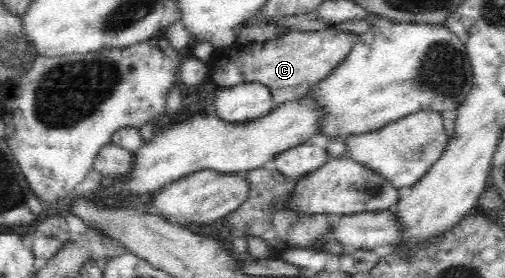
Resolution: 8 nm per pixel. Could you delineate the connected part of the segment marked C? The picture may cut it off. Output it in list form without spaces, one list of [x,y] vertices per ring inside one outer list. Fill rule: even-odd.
[[[329,25],[323,30],[293,30],[287,36],[264,43],[216,51],[207,61],[208,78],[222,88],[259,82],[270,88],[272,101],[278,106],[313,92],[315,84],[349,54],[357,40],[357,35],[340,28],[340,25]]]

